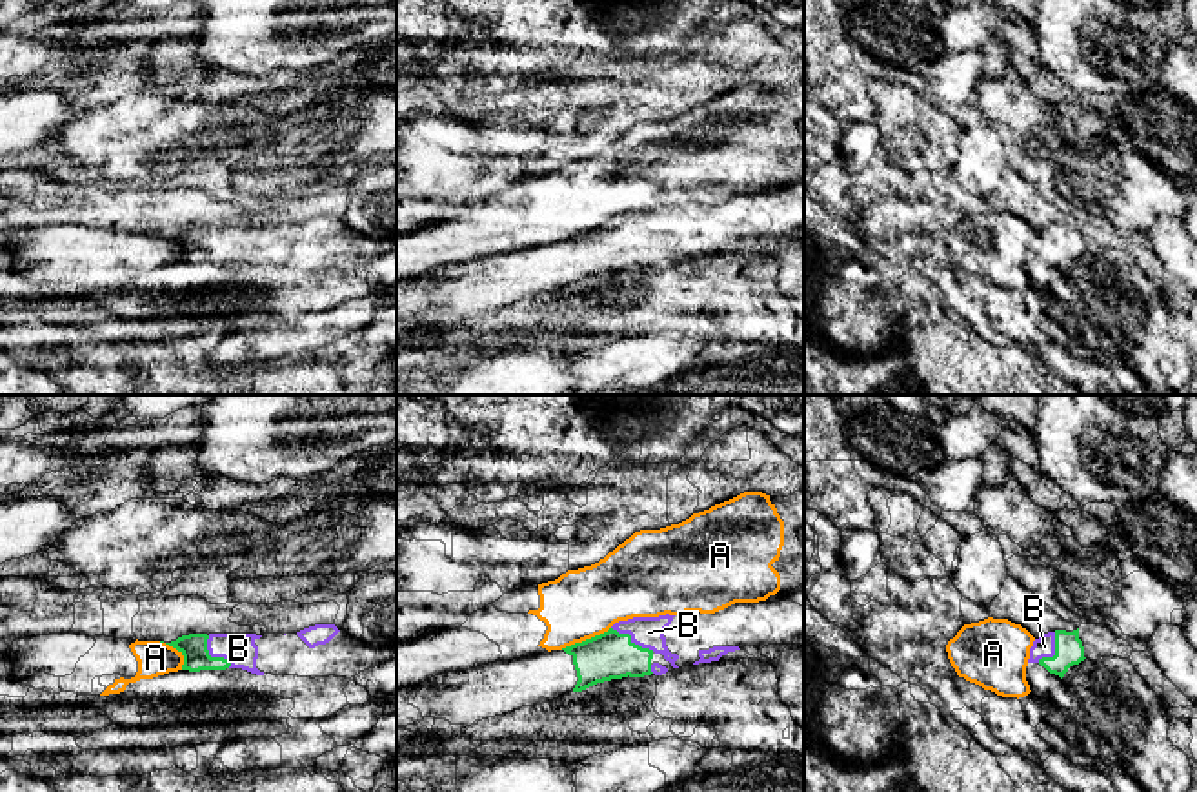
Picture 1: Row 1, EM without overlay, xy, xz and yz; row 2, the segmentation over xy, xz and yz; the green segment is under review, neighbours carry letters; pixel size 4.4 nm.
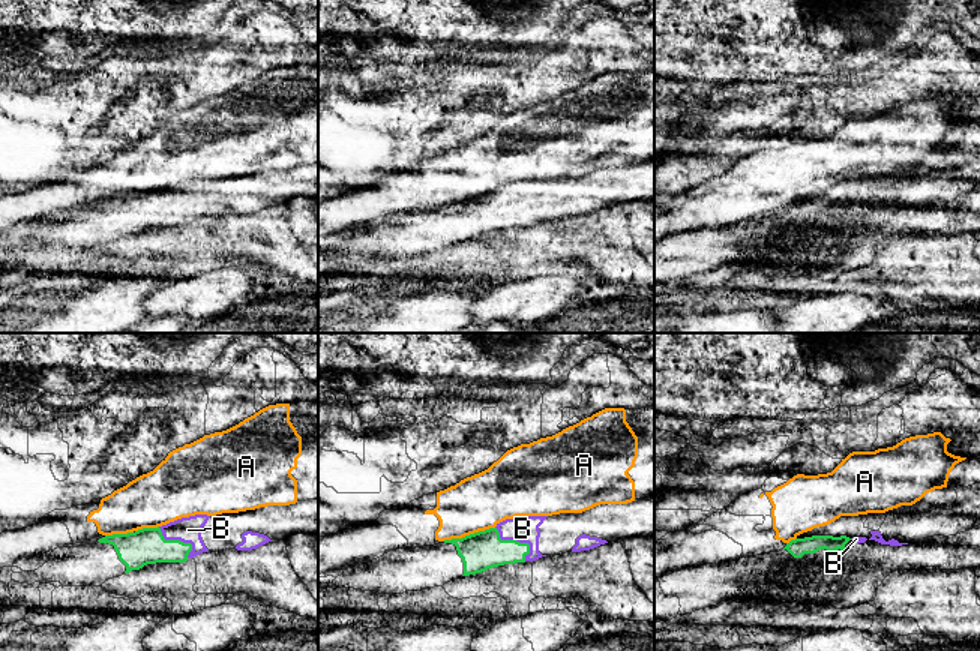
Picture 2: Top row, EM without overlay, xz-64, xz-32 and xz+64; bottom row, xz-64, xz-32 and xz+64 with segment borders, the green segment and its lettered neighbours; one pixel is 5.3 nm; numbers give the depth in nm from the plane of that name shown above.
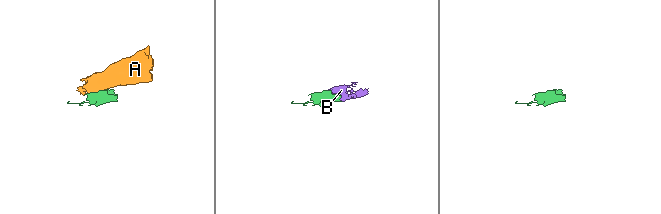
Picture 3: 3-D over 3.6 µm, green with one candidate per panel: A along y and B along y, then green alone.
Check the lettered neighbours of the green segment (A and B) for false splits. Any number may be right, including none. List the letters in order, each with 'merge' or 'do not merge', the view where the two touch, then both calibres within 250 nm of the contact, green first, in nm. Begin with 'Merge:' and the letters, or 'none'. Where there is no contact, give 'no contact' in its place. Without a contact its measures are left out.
Merge: B
A: do not merge | xz | 200/300 nm
B: merge | xz | 200/140 nm

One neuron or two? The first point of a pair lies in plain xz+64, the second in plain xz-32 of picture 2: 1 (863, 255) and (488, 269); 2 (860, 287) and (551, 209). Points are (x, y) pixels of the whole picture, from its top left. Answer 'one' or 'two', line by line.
1: one
2: two

